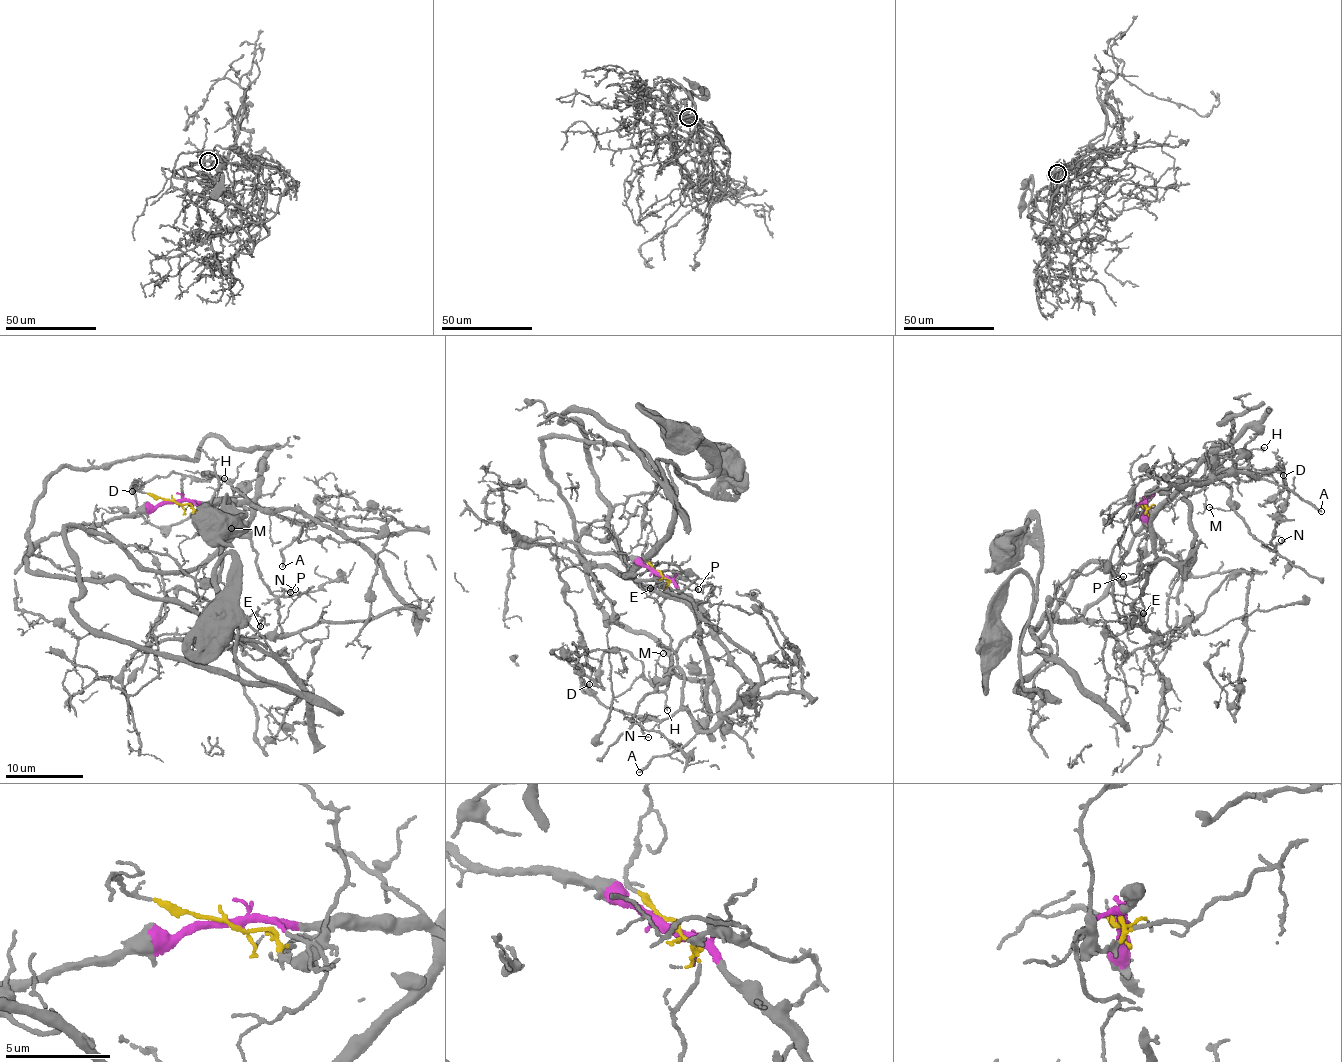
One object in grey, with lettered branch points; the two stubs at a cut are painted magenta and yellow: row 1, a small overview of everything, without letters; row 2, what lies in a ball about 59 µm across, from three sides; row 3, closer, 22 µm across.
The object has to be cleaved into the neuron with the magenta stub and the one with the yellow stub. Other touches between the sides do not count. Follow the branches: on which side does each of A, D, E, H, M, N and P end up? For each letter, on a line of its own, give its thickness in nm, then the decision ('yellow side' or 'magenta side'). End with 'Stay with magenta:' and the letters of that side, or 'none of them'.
A: calibre 180 nm; yellow side
D: calibre 200 nm; yellow side
E: calibre 60 nm; magenta side
H: calibre 170 nm; magenta side
M: calibre 70 nm; yellow side
N: calibre 110 nm; yellow side
P: calibre 110 nm; magenta side
Stay with magenta: E, H, P

